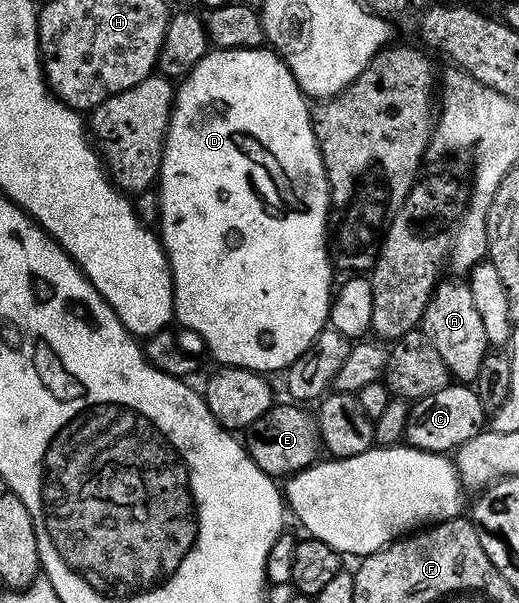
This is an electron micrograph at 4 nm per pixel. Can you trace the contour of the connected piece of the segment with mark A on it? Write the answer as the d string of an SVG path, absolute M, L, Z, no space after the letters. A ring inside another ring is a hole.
M467 282L435 284L435 290L428 297L424 317L418 324L419 330L429 343L438 349L438 357L442 357L444 366L449 372L460 375L475 376L480 363L490 350L486 337L486 329L482 326L482 317L478 317L478 308L474 306L474 297L470 293Z

